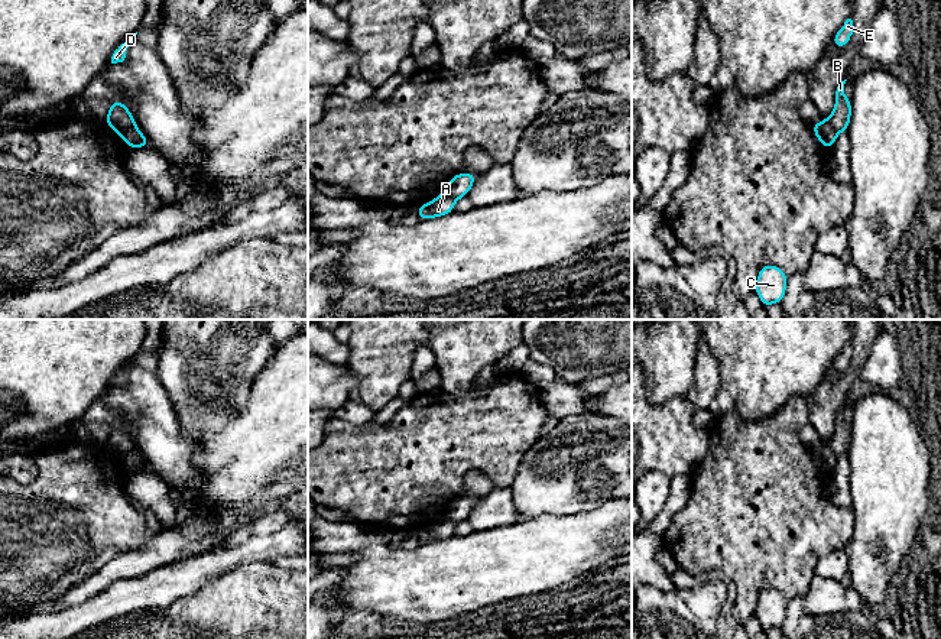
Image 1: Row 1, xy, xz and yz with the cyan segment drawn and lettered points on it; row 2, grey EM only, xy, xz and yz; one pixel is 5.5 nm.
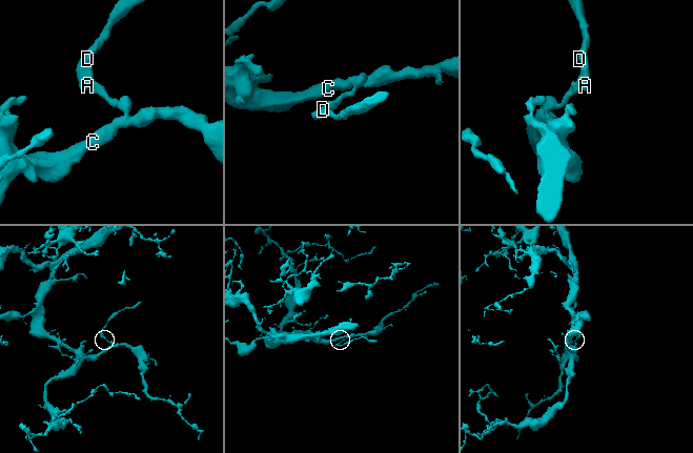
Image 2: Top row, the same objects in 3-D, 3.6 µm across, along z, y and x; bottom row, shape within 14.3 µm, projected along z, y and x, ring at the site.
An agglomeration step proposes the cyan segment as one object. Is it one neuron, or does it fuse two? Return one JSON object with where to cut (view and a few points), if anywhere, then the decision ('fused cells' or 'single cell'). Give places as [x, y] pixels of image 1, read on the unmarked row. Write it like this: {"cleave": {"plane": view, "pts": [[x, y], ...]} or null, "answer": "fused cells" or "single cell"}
{"cleave": {"plane": "xy", "pts": [[135, 447], [122, 460]]}, "answer": "fused cells"}

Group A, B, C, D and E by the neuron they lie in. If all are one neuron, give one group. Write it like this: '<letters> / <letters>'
A B D E / C

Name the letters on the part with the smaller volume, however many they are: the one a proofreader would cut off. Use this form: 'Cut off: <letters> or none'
Cut off: A, B, D, E

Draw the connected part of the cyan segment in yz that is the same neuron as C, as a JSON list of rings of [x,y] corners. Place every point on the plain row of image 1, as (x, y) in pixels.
[[[775,588],[760,591],[755,616],[759,619],[763,632],[781,627],[786,616],[788,599]]]

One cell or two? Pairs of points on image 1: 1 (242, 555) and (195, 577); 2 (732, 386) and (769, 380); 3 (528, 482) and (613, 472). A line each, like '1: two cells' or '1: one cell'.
1: one cell
2: one cell
3: one cell

